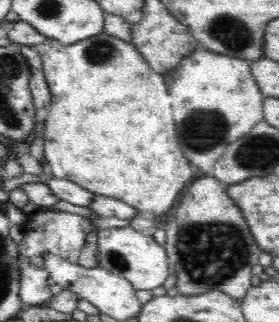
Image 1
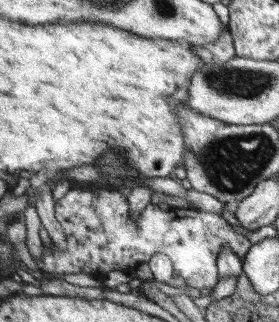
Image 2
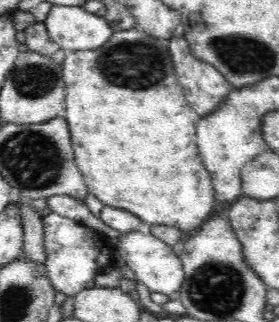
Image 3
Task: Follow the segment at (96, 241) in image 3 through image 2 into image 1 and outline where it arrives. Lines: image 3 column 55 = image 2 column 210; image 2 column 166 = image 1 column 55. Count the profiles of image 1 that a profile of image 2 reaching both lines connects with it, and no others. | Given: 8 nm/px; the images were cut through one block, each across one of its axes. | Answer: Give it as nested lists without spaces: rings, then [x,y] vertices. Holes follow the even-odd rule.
[[[30,212],[26,220],[18,226],[18,238],[26,238],[18,244],[20,256],[26,256],[34,268],[46,268],[46,256],[58,256],[72,264],[78,262],[78,256],[86,244],[88,232],[92,230],[92,222],[70,212]]]

